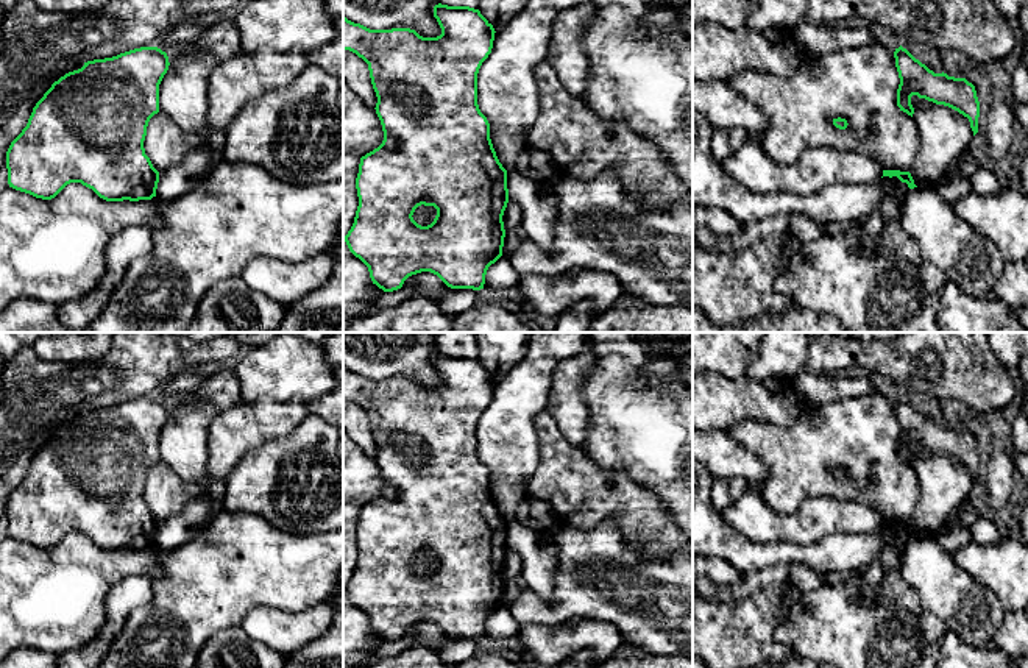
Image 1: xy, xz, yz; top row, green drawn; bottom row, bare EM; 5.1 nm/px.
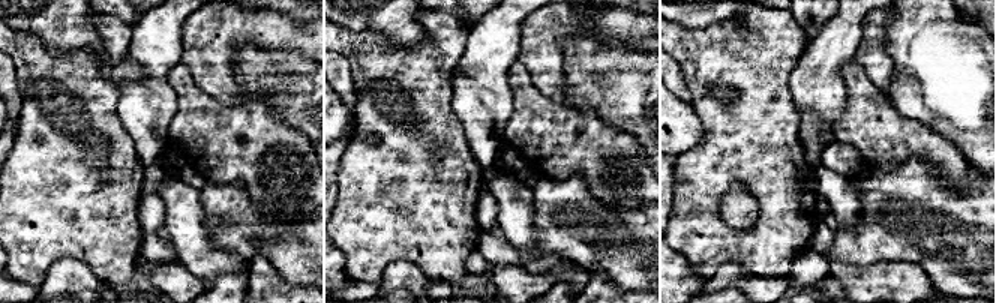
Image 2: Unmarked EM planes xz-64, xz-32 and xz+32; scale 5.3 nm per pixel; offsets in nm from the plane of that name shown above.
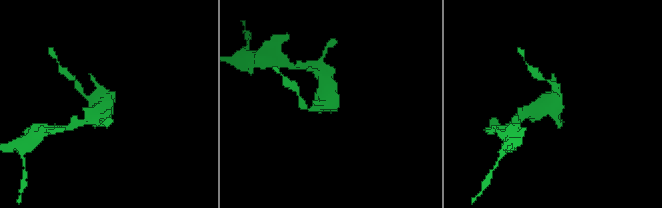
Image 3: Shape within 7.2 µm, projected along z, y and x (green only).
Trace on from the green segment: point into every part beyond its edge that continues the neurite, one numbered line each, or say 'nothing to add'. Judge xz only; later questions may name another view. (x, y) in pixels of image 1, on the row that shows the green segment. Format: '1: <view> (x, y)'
nothing to add

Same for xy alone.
nothing to add

